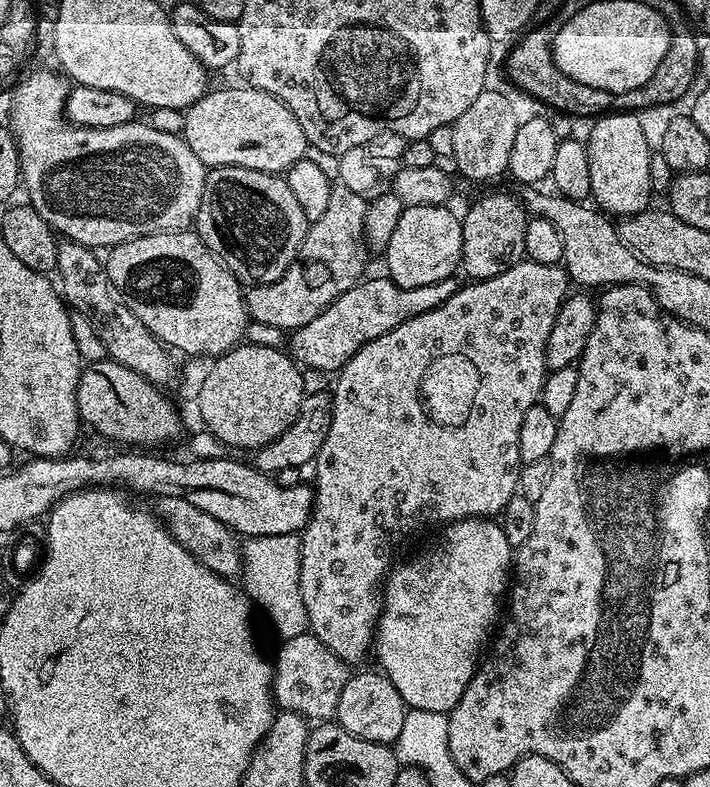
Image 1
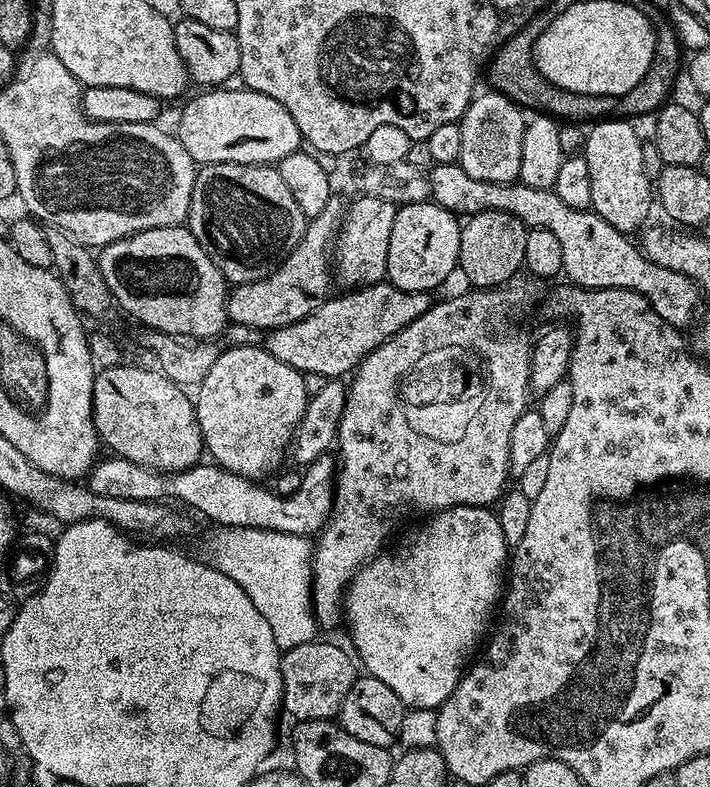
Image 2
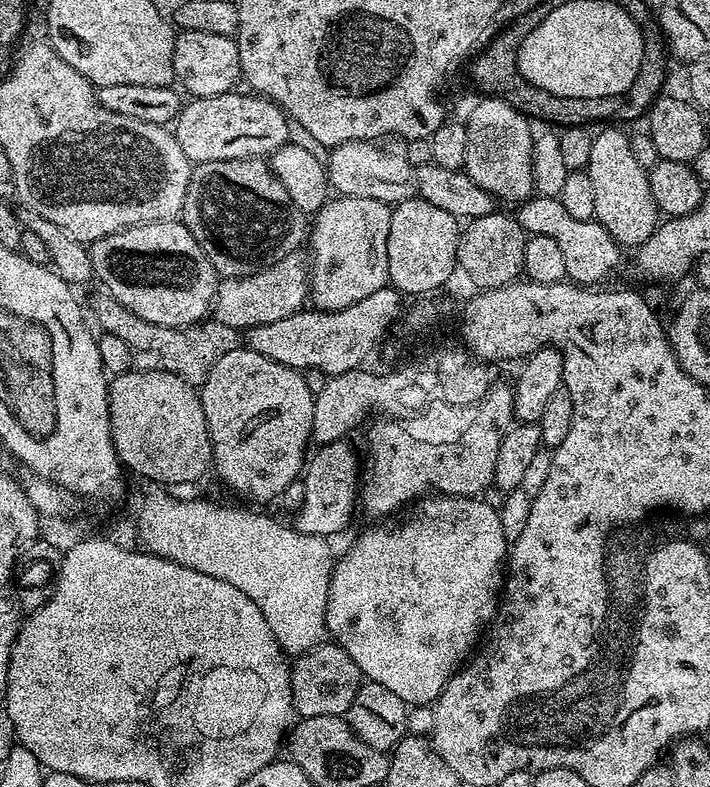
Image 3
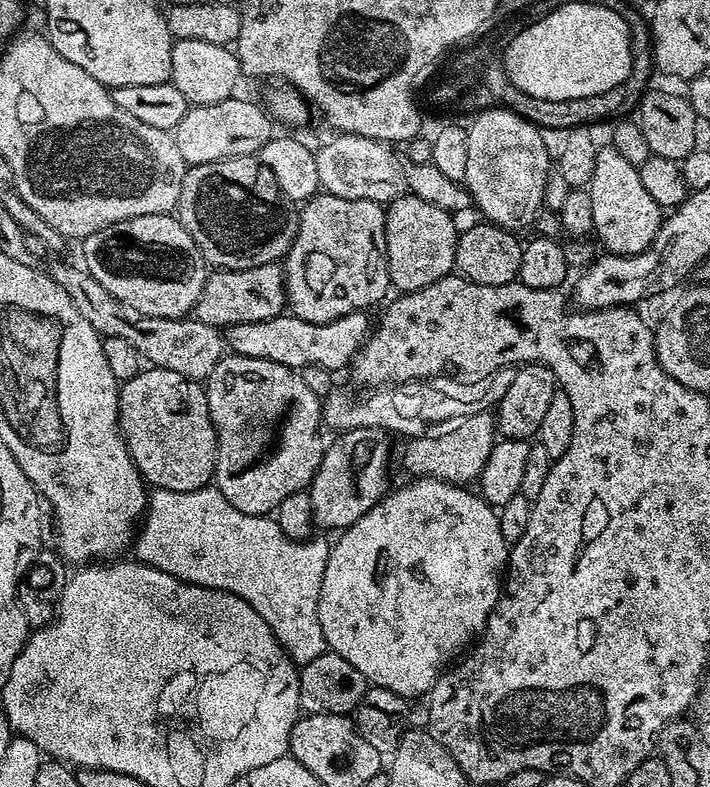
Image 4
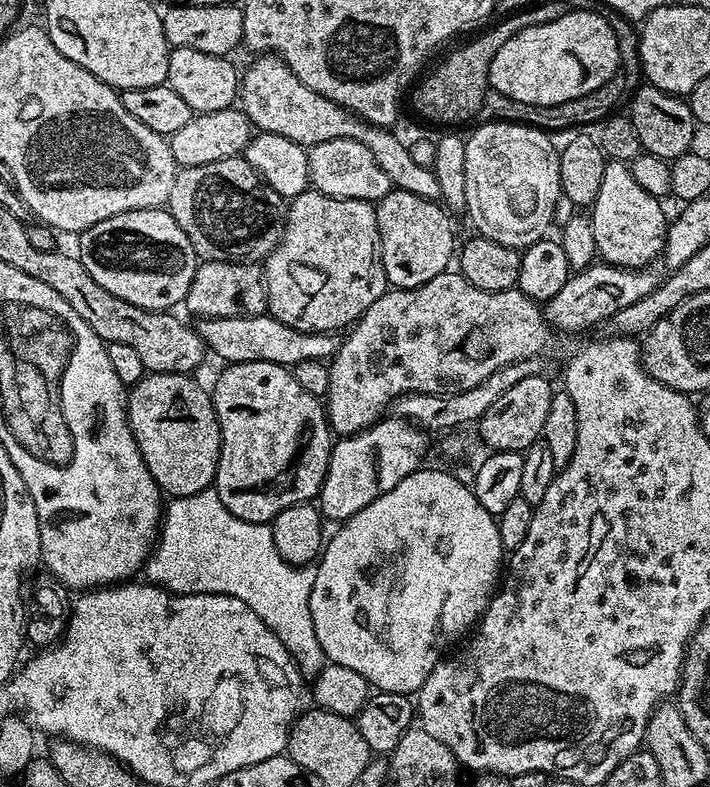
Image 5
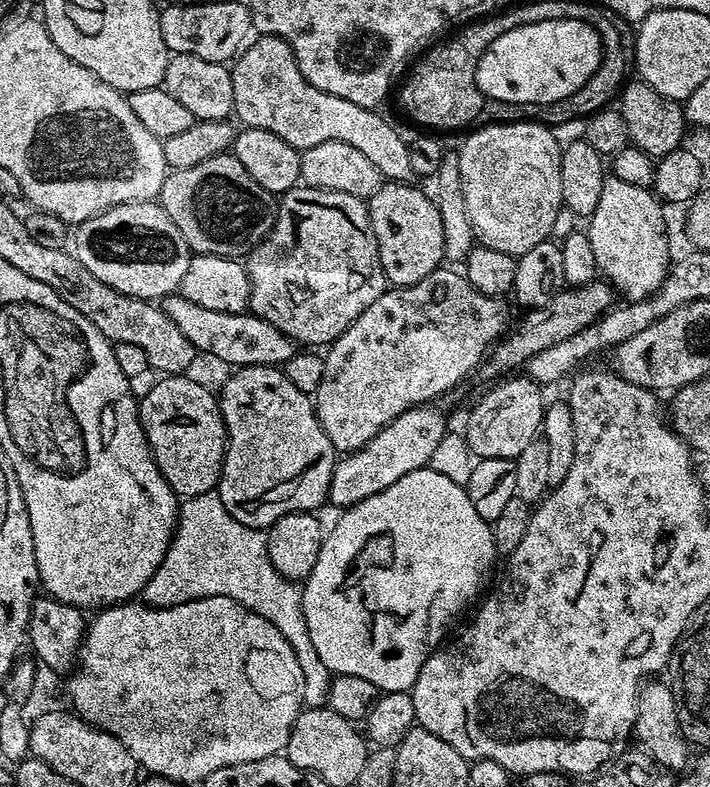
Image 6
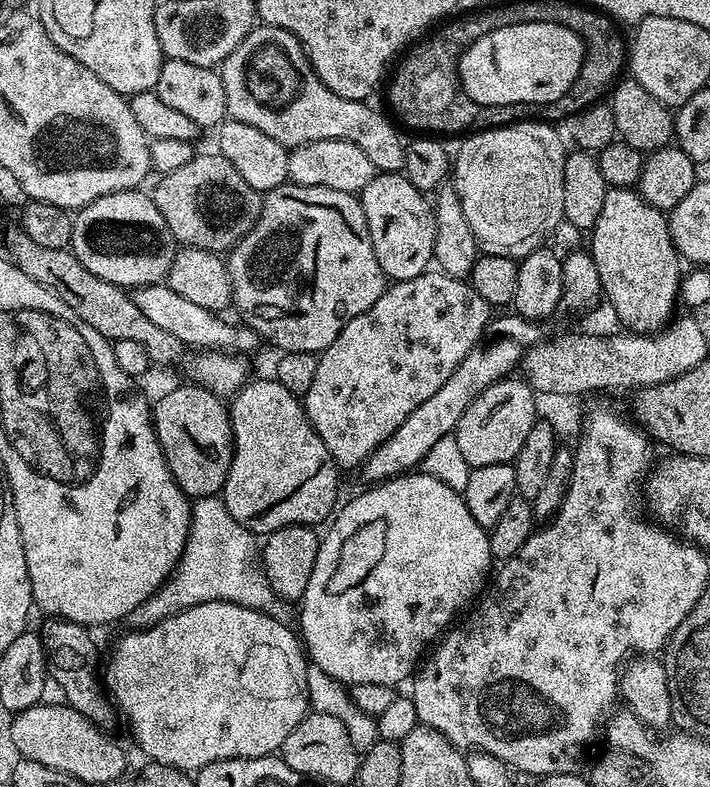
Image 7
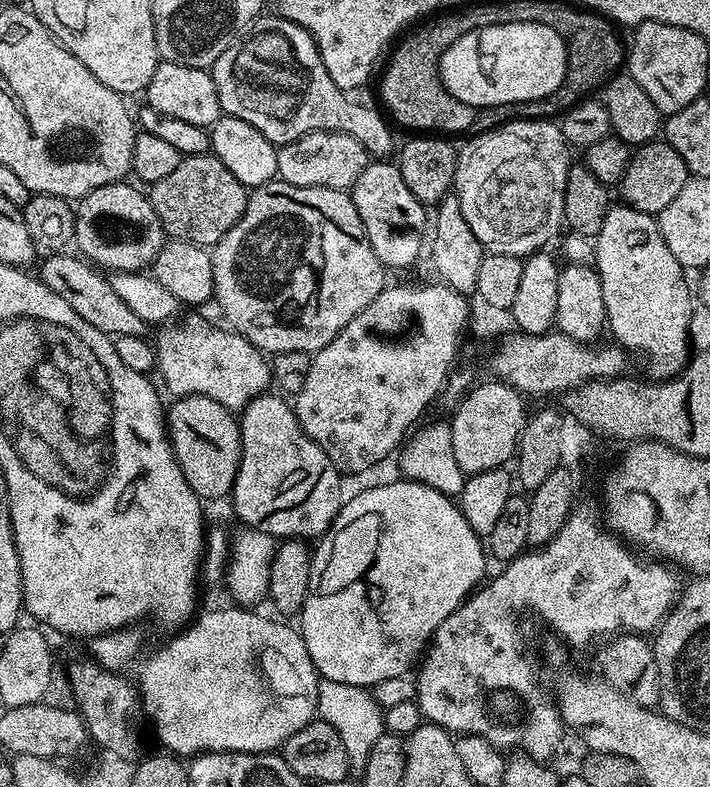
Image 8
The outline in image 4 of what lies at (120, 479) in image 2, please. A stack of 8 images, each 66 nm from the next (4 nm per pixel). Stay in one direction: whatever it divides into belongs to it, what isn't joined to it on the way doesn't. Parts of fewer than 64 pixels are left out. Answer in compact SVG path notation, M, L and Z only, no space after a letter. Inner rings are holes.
M355 428L349 432L339 433L335 439L333 444L331 441L325 447L324 457L314 474L307 493L312 503L313 521L319 527L321 524L324 528L343 530L354 522L358 522L358 518L362 518L362 514L366 514L366 510L373 508L389 491L388 459L392 456L392 444L388 441L391 440L389 433L385 432L383 428Z

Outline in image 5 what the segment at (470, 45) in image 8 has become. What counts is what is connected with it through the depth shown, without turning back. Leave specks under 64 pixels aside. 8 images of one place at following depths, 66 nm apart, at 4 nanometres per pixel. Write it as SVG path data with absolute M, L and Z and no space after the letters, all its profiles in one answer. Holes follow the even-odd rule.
M580 8L577 12L569 10L556 20L542 22L514 34L489 62L488 84L491 91L508 95L517 102L554 106L598 90L598 86L614 77L620 64L619 40L612 21L608 16L603 16L603 11L600 12L591 12L588 8Z

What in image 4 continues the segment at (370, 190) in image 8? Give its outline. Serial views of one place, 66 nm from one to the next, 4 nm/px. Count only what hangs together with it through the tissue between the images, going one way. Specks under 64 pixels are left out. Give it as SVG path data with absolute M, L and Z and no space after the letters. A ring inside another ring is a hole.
M405 194L387 205L384 213L386 222L386 254L388 278L397 293L413 292L438 282L453 271L456 263L458 227L453 213L438 210L422 198Z

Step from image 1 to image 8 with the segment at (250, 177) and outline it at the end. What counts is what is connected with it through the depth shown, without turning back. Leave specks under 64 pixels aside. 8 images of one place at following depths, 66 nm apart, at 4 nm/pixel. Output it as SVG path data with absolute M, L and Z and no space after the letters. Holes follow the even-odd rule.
M211 154L183 157L171 174L150 188L154 214L158 214L165 233L173 240L201 246L216 244L242 218L248 194L249 189Z

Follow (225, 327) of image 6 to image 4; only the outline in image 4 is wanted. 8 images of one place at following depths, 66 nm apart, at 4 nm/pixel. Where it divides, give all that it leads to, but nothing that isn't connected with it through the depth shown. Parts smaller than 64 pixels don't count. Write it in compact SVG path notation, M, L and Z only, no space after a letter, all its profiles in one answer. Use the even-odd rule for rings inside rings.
M367 311L346 314L334 322L315 324L291 314L281 314L262 322L242 322L227 329L226 344L237 356L278 362L297 370L306 366L322 366L333 374L339 368L347 369L356 351L370 335Z

